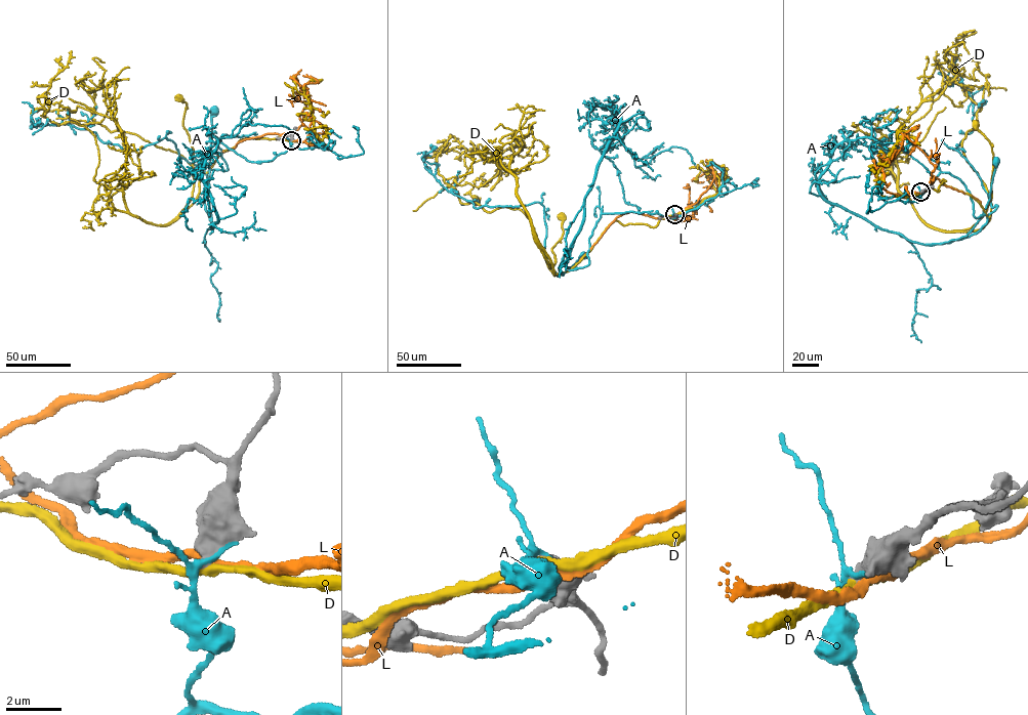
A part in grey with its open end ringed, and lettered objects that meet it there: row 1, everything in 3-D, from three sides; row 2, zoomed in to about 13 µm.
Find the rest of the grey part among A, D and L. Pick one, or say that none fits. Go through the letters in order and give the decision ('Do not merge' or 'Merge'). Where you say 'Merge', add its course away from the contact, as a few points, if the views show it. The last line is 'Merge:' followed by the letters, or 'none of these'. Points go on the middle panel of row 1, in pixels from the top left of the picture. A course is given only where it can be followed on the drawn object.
A: Do not merge
D: Do not merge
L: Do not merge
Merge: none of these

